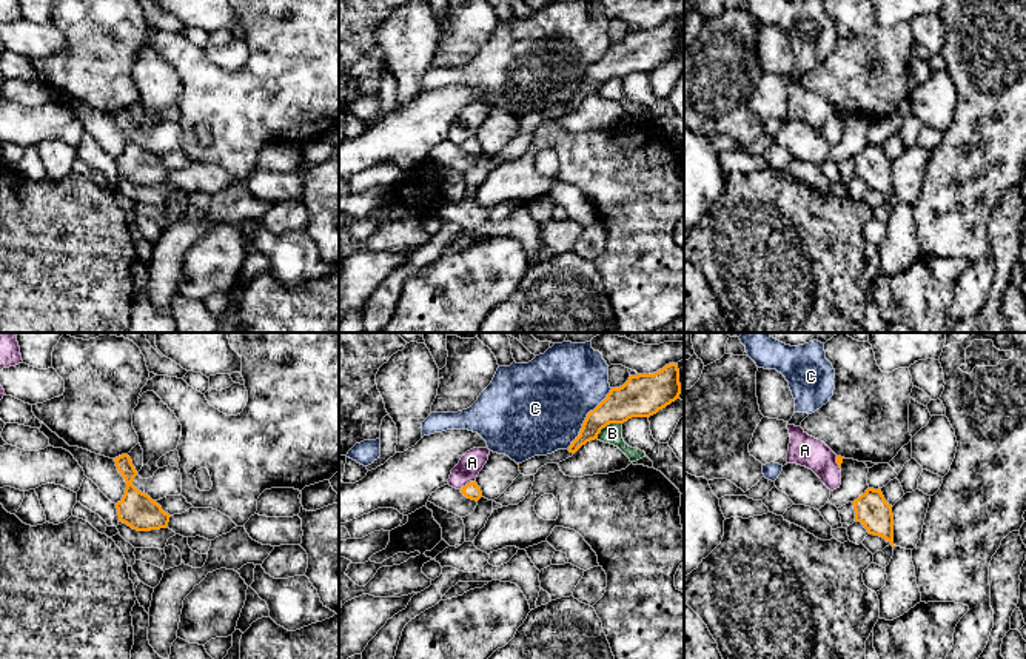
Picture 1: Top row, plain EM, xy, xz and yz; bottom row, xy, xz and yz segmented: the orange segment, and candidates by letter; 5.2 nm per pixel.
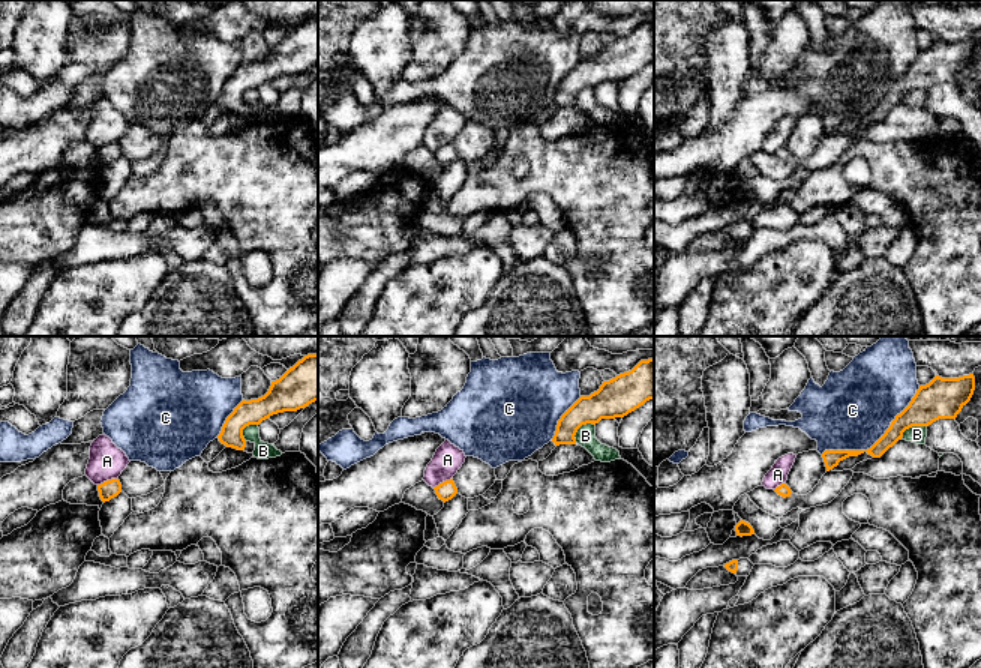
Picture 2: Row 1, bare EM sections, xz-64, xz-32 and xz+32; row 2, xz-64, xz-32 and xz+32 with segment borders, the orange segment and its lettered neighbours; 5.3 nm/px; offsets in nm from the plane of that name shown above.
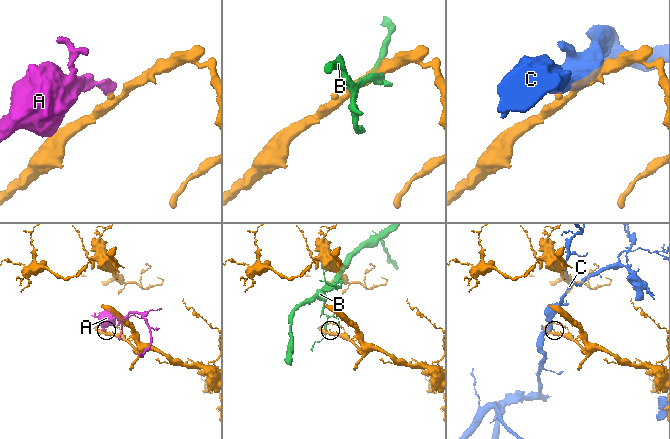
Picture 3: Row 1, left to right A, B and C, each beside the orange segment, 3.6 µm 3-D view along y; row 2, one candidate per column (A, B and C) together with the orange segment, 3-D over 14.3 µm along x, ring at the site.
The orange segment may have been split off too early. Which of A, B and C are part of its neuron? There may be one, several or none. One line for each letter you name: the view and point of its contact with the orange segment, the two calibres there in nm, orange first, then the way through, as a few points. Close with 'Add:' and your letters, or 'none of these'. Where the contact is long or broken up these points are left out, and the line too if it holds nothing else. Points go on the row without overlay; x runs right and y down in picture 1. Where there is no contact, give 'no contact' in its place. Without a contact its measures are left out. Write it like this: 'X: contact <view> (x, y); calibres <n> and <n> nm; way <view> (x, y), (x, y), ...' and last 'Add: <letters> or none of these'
Add: none of these

